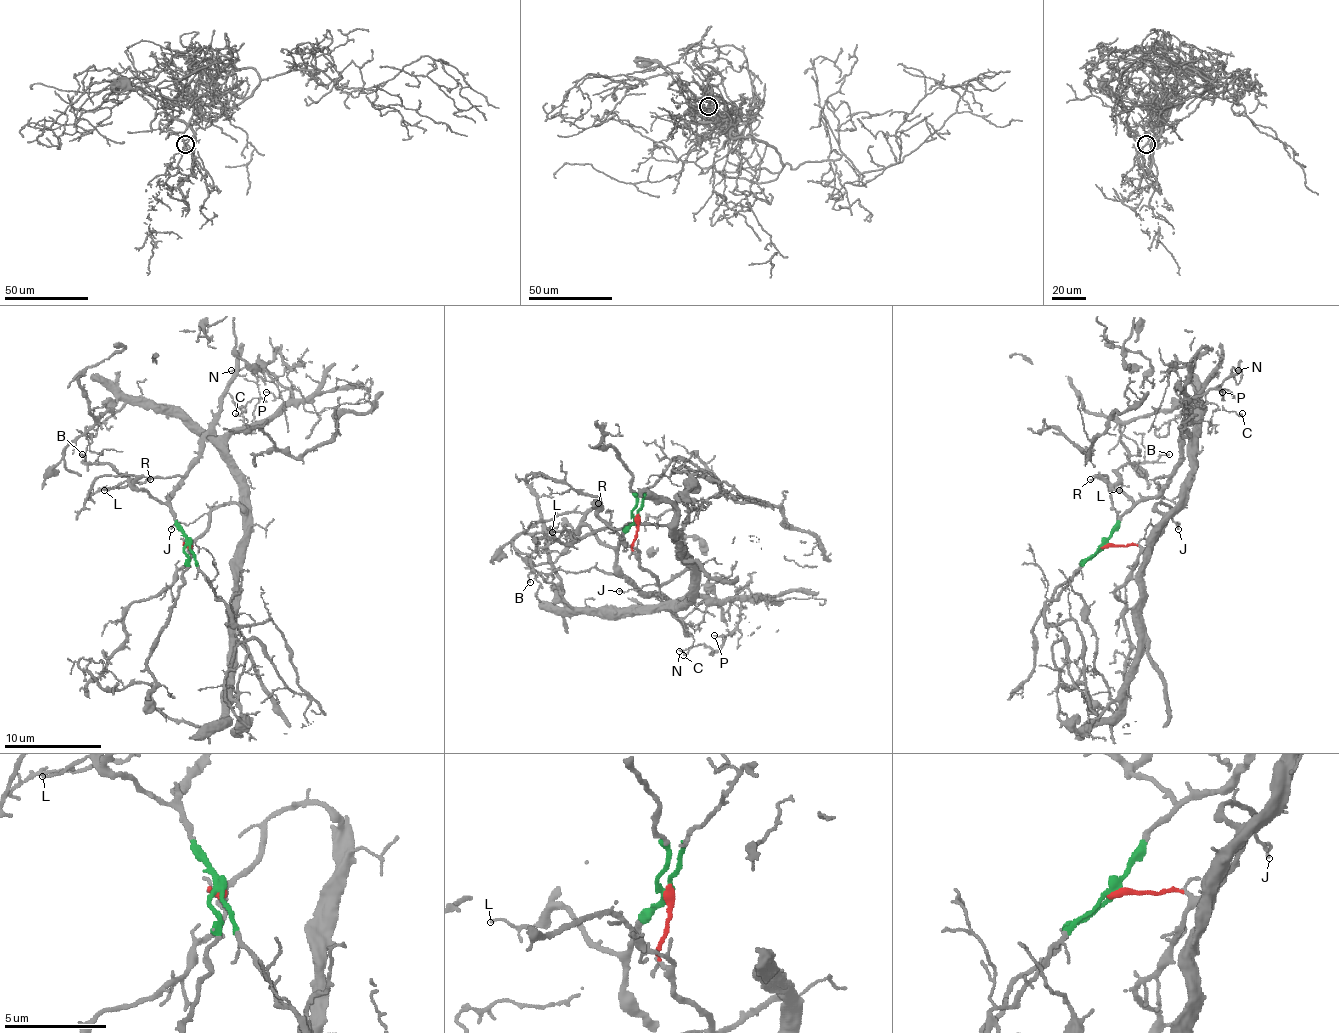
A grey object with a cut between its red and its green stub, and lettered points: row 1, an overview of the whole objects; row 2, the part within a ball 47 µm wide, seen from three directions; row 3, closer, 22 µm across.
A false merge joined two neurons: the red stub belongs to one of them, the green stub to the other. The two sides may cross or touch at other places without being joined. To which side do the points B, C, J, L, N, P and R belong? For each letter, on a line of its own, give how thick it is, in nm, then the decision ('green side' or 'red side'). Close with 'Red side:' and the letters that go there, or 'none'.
B: calibre 120 nm; green side
C: calibre 130 nm; green side
J: calibre 110 nm; red side
L: calibre 100 nm; green side
N: calibre 120 nm; red side
P: calibre 100 nm; red side
R: calibre 110 nm; green side
Red side: J, N, P

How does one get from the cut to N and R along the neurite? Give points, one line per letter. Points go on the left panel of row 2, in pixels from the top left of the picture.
N: (190, 545), (214, 509), (248, 511), (226, 441), (265, 424), (292, 397), (267, 373), (262, 380), (231, 370)
R: (190, 545), (173, 511), (134, 485), (141, 477), (151, 480)

